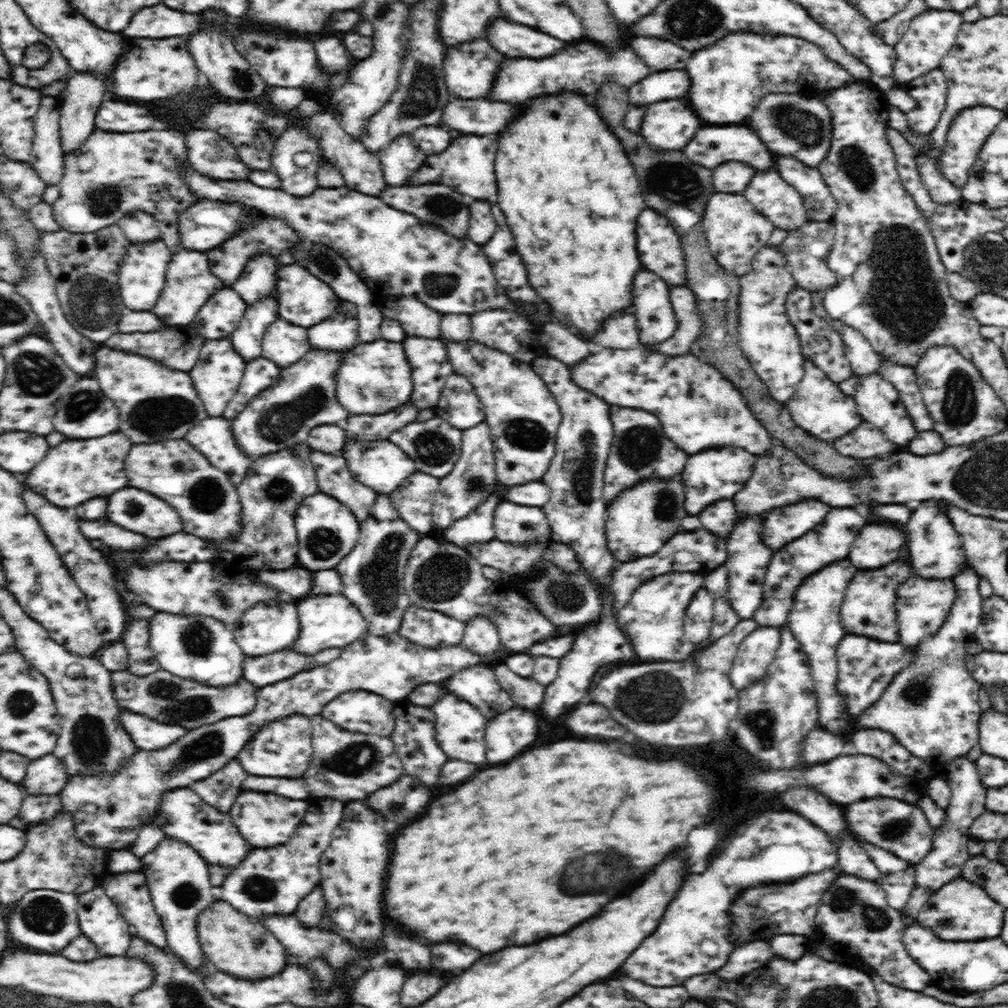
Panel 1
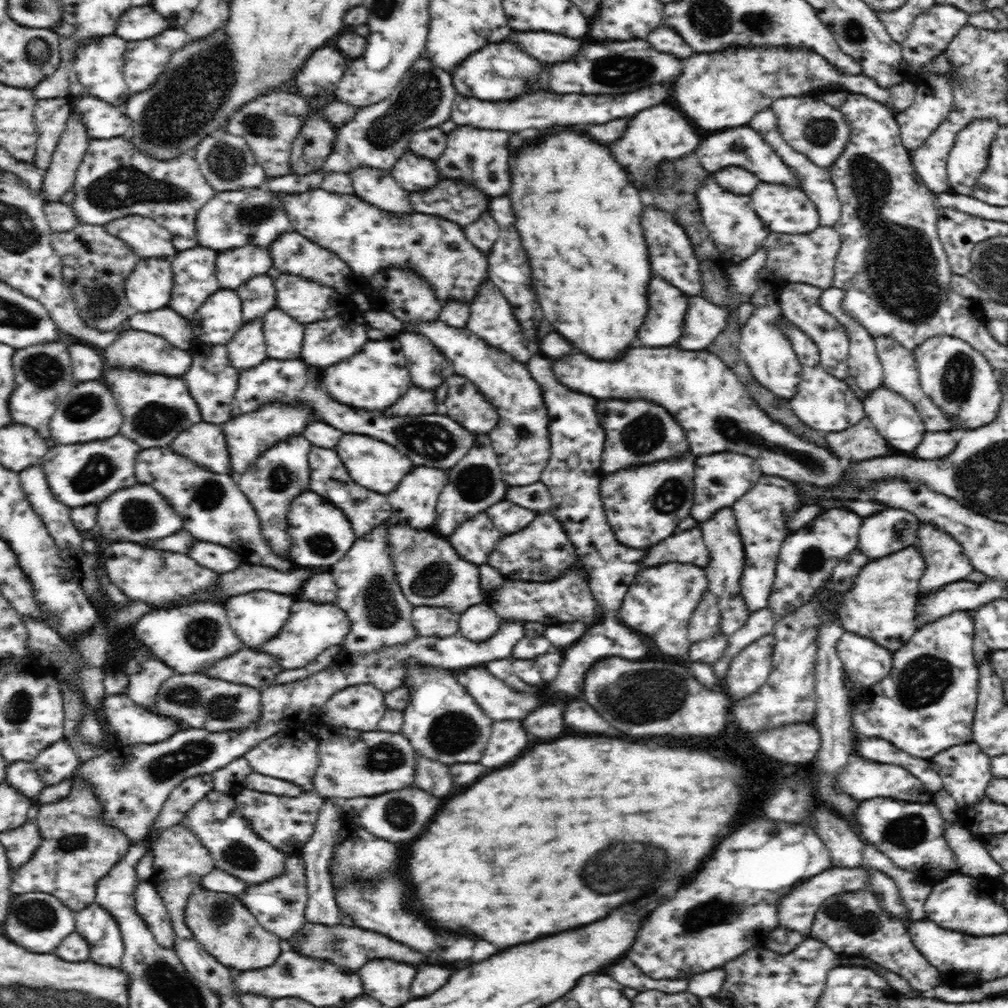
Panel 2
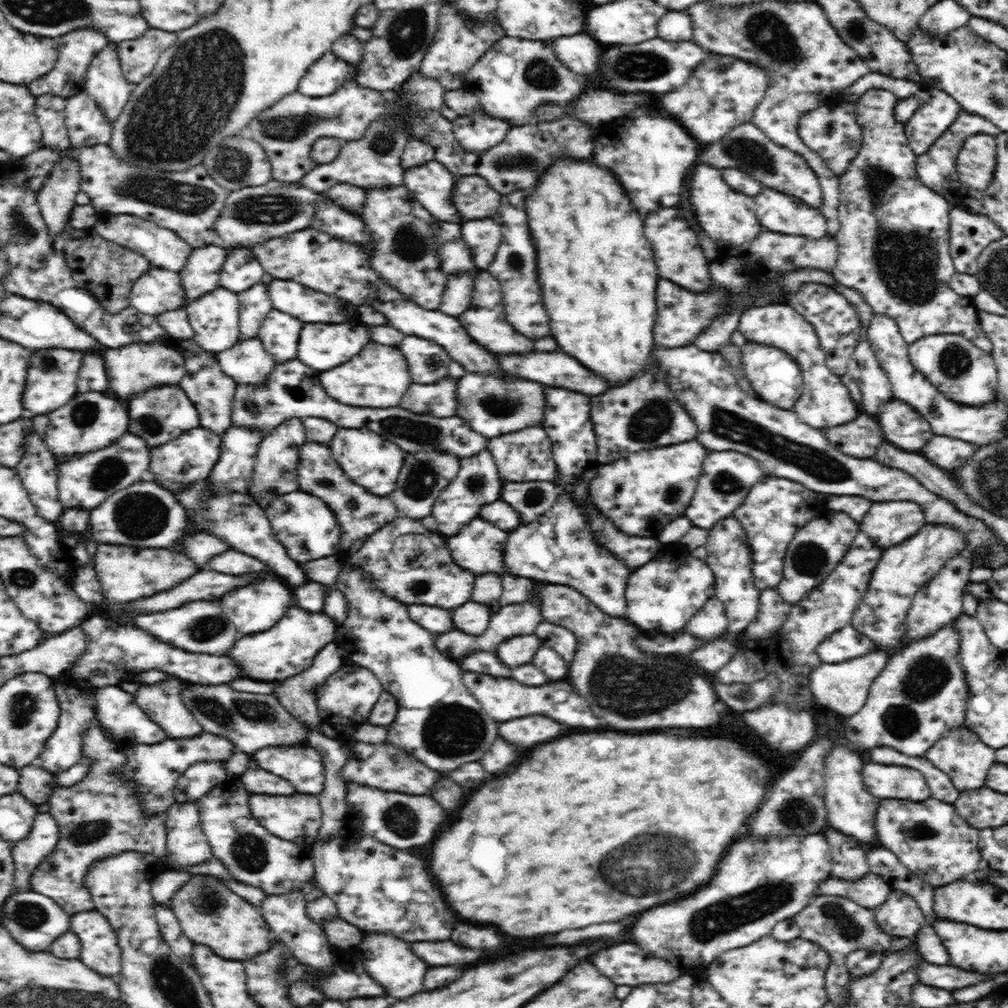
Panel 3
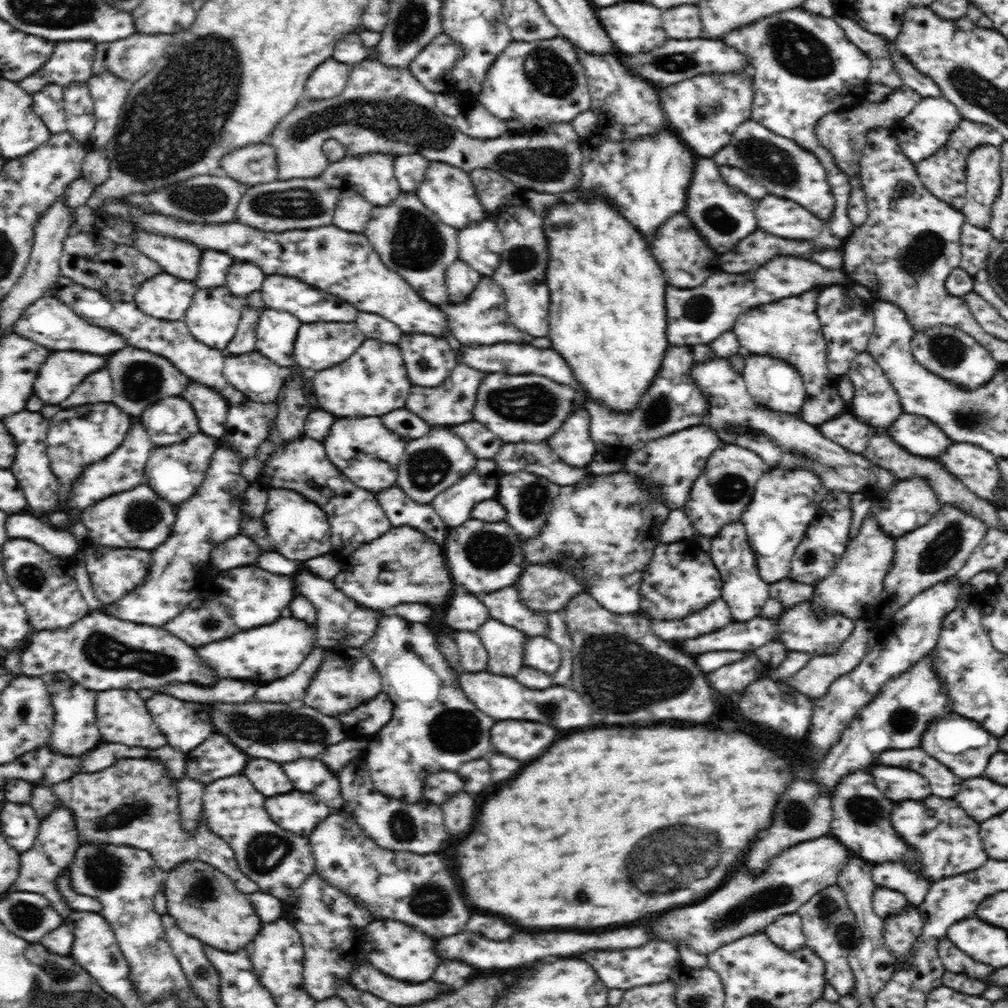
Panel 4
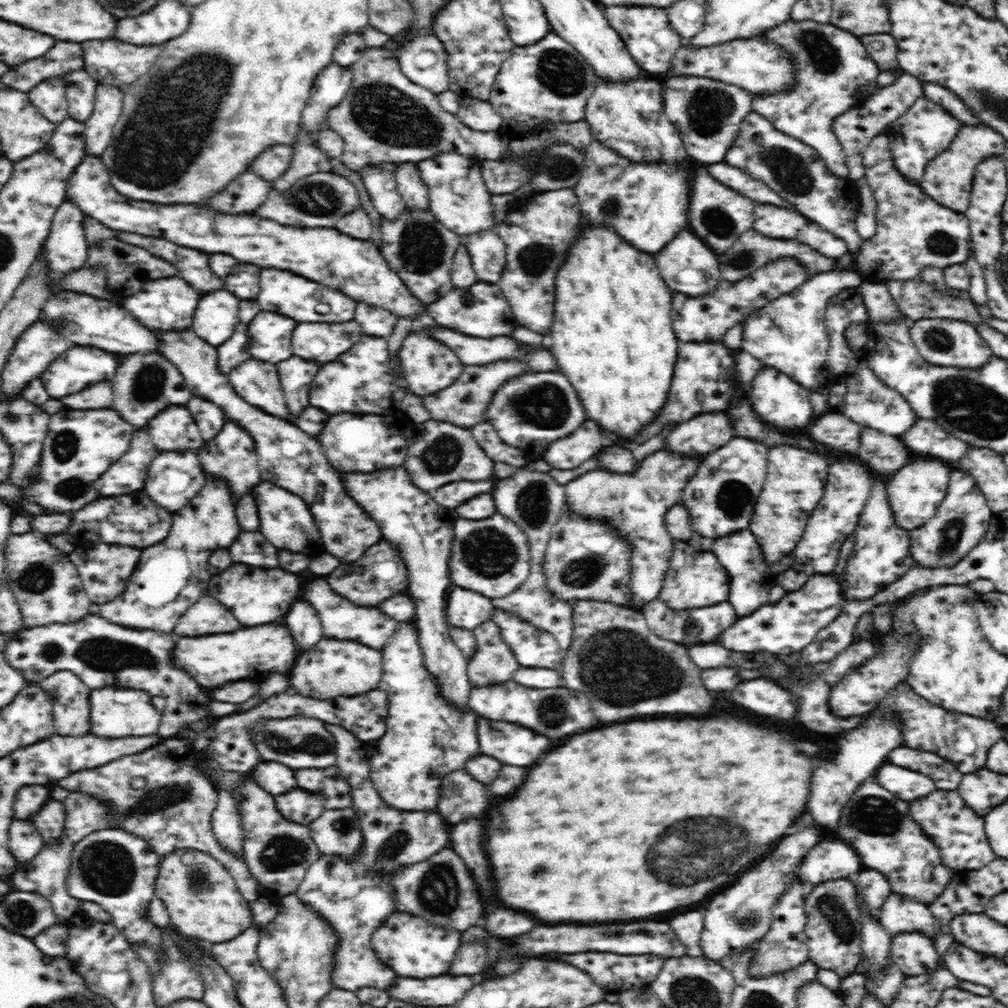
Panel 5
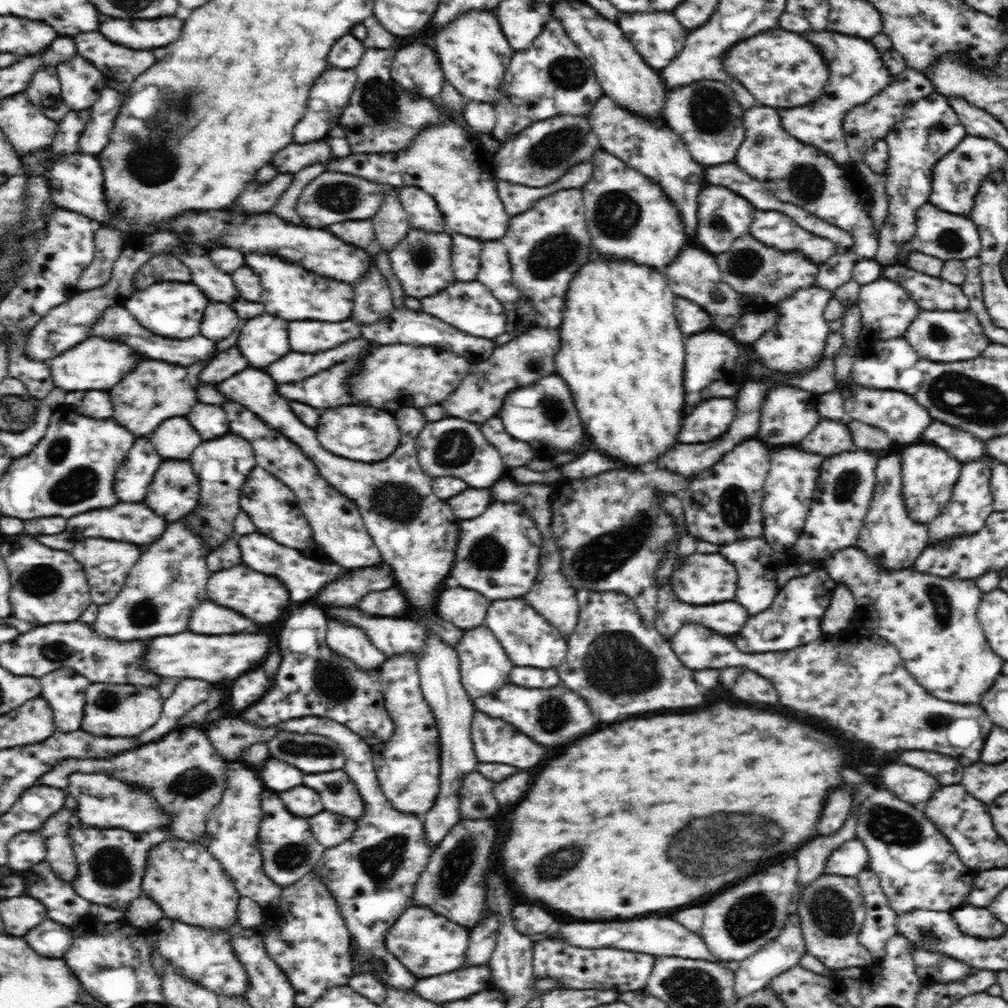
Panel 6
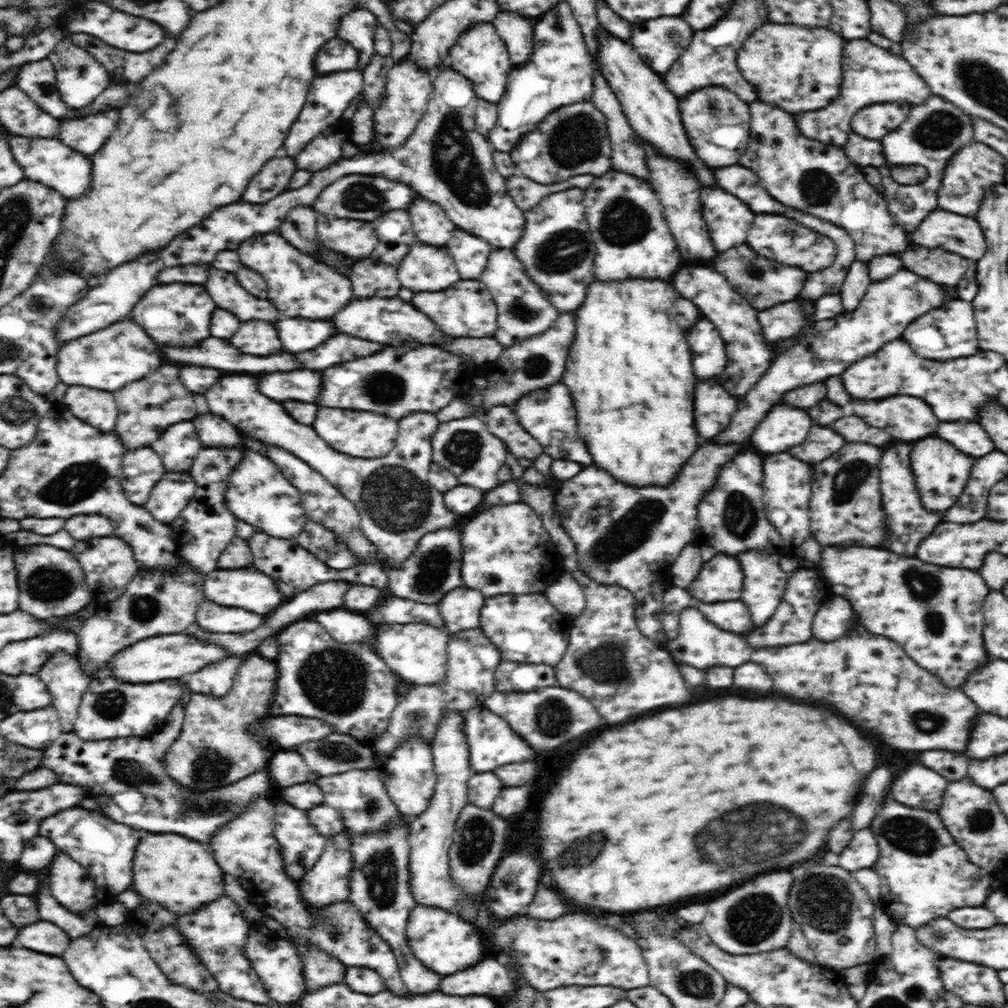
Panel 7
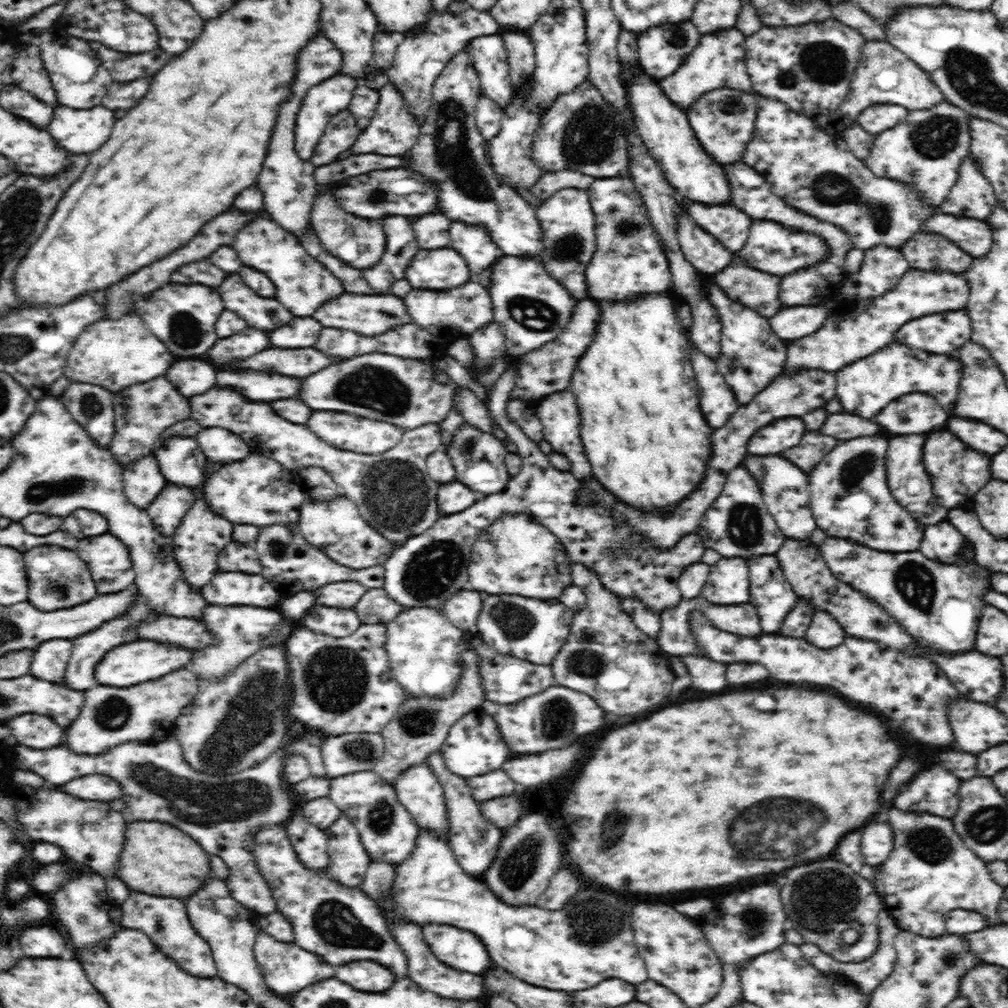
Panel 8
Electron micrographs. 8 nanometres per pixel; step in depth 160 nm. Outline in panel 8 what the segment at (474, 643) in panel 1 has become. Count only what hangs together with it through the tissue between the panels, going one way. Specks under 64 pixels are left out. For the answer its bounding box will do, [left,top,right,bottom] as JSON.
[441,590,483,634]

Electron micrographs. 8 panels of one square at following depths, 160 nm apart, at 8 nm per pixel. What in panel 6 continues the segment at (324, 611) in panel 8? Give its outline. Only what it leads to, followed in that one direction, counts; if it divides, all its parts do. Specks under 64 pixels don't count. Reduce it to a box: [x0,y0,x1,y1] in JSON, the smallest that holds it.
[326,622,386,670]

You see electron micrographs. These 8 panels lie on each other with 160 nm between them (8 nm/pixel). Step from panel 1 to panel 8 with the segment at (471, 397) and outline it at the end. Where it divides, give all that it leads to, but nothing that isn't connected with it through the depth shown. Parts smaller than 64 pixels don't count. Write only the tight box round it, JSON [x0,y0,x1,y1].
[535,389,592,481]

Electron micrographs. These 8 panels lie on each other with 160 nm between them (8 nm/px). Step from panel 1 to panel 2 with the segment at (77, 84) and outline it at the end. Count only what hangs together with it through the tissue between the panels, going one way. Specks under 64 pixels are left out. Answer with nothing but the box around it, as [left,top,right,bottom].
[42,111,91,202]

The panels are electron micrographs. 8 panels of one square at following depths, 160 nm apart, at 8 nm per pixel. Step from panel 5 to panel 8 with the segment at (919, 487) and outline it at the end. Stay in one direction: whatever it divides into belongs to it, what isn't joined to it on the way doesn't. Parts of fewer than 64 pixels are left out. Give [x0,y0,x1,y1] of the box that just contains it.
[923,430,992,509]

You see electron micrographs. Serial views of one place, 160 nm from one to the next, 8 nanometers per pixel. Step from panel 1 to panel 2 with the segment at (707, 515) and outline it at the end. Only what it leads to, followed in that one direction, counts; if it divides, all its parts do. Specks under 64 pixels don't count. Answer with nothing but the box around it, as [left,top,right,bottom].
[698,508,751,637]

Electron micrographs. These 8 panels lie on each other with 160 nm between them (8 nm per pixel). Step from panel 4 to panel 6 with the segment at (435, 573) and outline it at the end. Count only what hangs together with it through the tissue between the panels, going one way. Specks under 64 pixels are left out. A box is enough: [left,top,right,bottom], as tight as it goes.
[316,562,396,608]

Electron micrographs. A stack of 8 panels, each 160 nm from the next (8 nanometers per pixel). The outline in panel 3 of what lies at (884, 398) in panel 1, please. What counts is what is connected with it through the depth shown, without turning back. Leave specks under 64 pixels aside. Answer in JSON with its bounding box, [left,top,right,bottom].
[878,399,932,452]

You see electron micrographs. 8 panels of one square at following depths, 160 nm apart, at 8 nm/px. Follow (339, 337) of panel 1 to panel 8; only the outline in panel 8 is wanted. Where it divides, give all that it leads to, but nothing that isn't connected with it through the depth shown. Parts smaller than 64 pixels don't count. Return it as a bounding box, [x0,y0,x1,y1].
[270,318,322,348]

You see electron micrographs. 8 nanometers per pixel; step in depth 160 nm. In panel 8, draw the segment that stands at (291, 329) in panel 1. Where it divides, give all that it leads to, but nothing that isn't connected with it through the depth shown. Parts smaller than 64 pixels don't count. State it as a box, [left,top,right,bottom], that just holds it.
[208,328,270,364]

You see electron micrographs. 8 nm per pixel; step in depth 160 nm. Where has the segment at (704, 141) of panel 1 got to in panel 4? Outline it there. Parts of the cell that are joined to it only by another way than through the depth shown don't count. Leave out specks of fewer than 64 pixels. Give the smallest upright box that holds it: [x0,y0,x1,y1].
[714,120,834,220]

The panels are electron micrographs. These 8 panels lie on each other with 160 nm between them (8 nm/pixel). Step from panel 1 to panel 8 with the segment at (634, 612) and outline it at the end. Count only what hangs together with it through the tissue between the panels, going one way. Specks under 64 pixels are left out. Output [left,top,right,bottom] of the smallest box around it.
[700,558,750,604]

